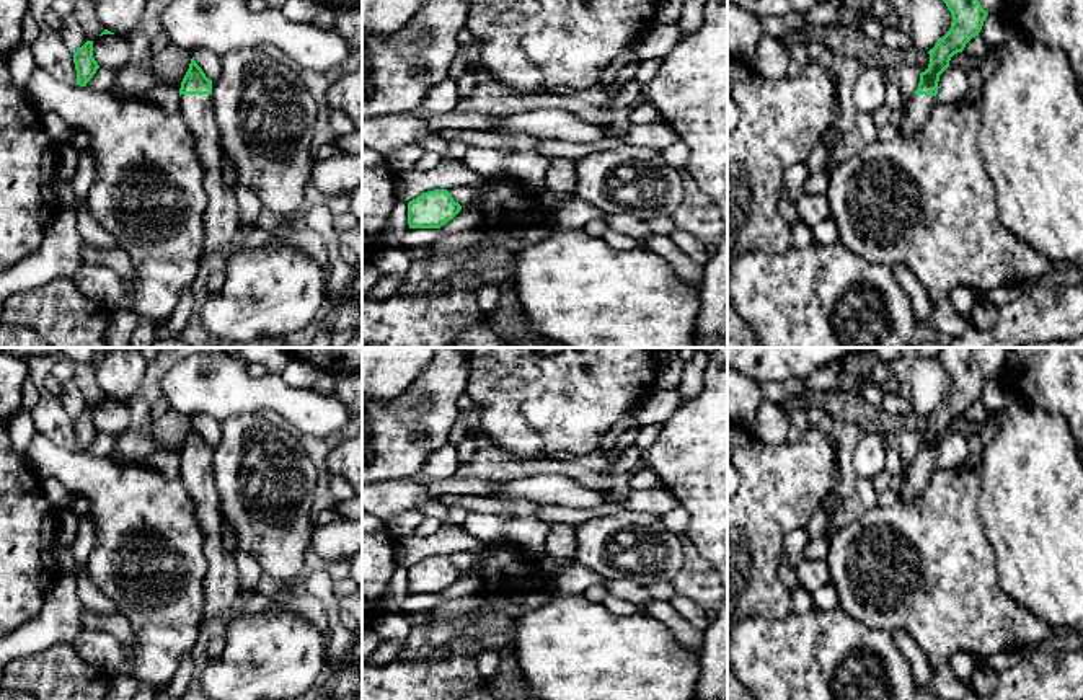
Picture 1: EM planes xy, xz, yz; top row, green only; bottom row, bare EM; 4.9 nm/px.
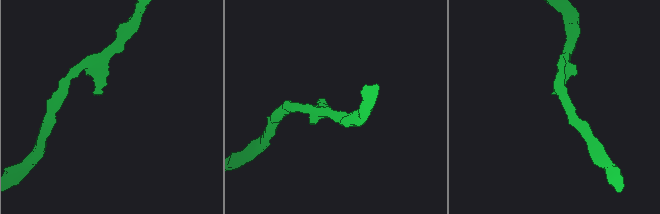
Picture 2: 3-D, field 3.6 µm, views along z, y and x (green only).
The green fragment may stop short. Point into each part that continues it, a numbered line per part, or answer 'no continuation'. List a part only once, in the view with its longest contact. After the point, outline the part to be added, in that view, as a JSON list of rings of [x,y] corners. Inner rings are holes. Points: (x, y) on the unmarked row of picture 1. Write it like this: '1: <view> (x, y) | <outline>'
1: xy (221, 584) | [[[179,460],[179,478],[196,506],[197,521],[204,532],[204,553],[209,569],[204,578],[204,620],[225,612],[240,594],[235,555],[222,543],[219,494],[212,473],[212,460]]]

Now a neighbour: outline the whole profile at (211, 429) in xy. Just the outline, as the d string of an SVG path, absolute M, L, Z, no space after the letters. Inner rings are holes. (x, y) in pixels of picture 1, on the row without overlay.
M199 413L191 416L196 429L202 434L207 444L217 445L222 439L222 423L215 418Z

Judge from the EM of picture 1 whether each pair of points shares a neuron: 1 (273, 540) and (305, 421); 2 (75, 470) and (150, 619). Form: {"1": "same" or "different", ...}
{"1": "different", "2": "same"}

